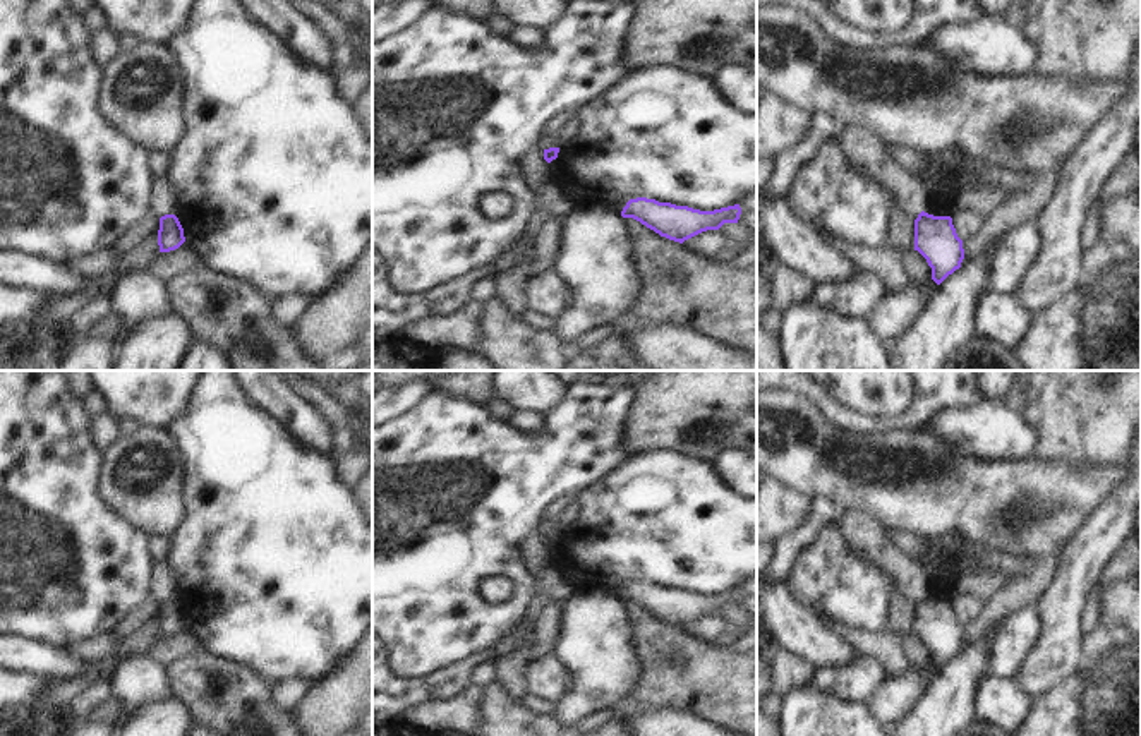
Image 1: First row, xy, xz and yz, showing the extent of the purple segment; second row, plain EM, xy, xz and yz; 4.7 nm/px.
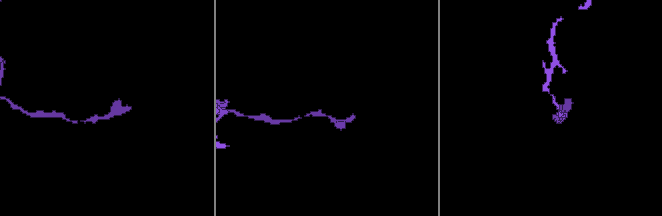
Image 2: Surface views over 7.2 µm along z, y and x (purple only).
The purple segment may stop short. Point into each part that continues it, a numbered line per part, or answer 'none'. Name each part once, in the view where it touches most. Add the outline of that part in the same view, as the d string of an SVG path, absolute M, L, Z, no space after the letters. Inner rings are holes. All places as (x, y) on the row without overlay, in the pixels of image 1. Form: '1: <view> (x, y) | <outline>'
none

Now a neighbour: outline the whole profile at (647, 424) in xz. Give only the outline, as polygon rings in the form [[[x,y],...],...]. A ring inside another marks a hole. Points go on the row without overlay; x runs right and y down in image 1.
[[[650,371],[637,388],[625,424],[625,448],[628,455],[654,448],[709,462],[727,448],[743,448],[757,456],[757,371]]]

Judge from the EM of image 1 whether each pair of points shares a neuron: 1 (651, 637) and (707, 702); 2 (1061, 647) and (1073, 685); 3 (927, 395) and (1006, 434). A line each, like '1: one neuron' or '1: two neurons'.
1: one neuron
2: two neurons
3: two neurons

